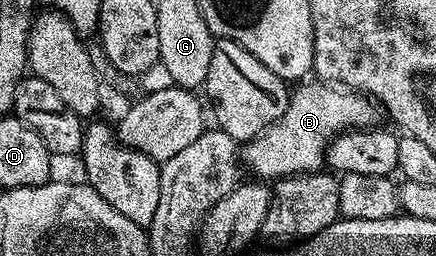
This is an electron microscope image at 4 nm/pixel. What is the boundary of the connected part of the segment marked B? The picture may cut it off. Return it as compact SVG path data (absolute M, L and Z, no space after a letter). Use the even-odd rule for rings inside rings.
M333 83L302 84L294 88L289 106L271 127L243 145L243 165L254 178L280 179L316 173L326 164L327 146L338 133L350 129L367 129L378 124L379 109L364 93L355 93Z

